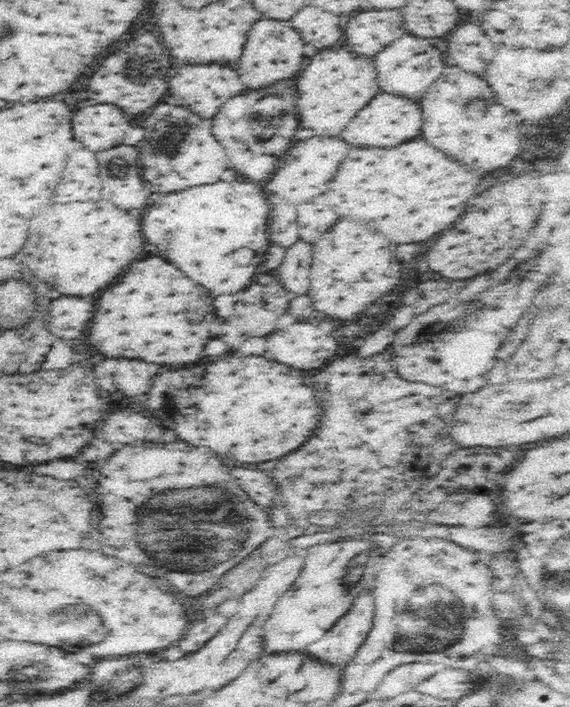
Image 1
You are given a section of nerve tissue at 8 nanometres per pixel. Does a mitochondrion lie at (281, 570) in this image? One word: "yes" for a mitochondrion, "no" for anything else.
no

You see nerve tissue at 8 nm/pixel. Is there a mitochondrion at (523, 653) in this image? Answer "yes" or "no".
no

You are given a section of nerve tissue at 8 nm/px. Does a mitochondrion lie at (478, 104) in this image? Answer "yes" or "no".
yes

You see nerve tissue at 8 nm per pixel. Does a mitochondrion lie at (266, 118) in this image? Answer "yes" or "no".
yes

